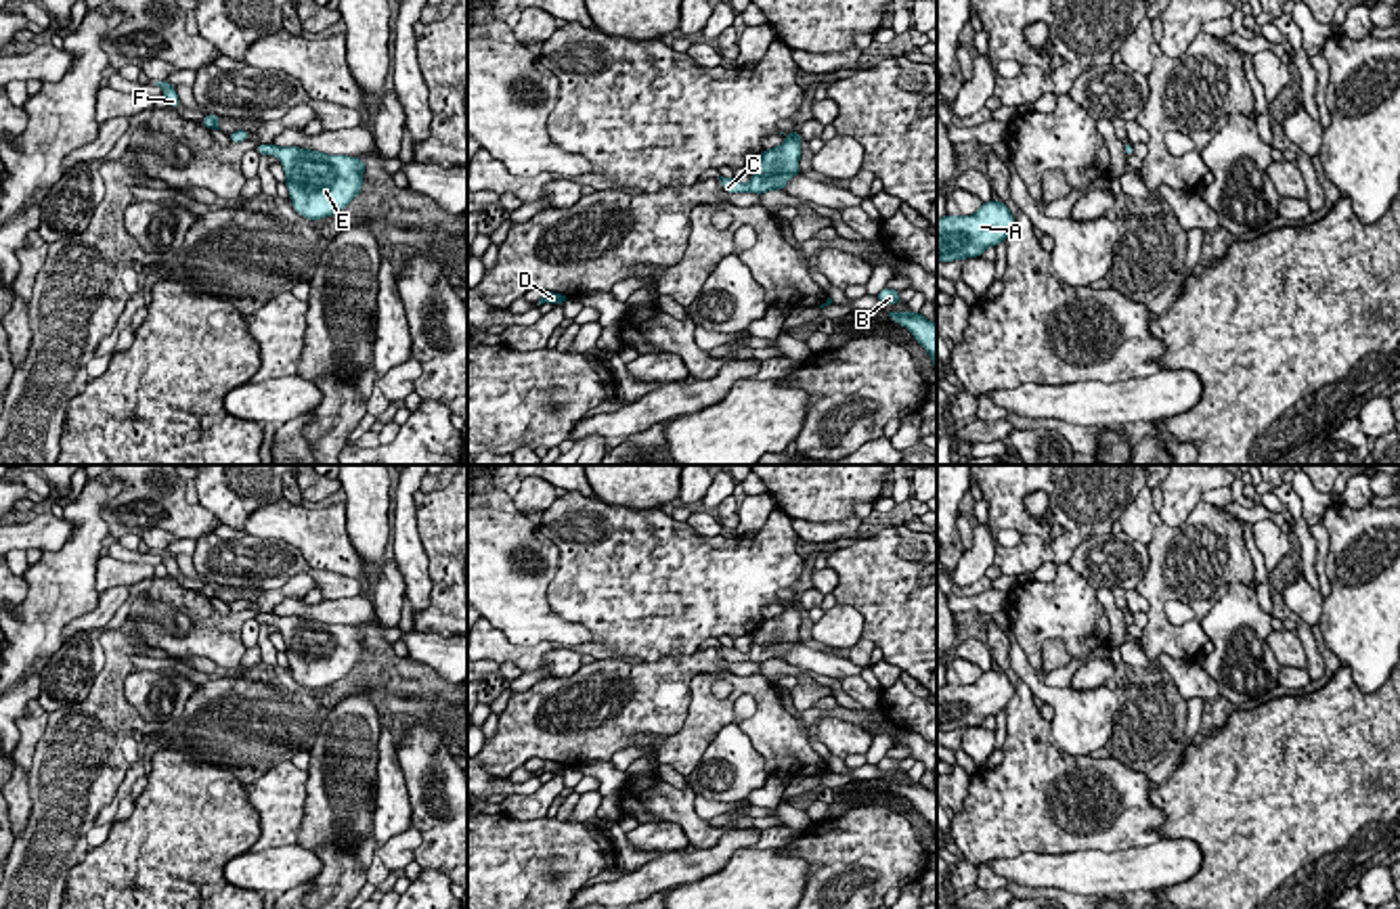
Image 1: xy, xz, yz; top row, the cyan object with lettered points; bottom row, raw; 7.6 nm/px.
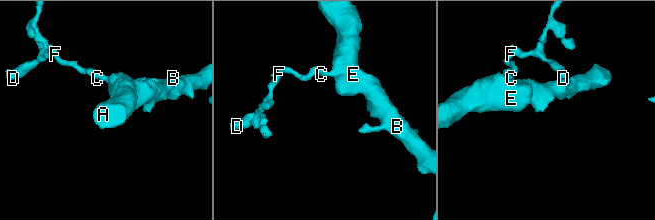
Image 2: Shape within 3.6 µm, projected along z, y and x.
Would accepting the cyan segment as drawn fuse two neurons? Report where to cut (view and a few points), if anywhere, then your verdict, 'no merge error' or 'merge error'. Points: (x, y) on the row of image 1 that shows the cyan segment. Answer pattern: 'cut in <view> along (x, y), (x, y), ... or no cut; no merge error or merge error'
no cut; no merge error

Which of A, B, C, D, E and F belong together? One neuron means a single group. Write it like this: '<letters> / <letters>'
A B C D E F

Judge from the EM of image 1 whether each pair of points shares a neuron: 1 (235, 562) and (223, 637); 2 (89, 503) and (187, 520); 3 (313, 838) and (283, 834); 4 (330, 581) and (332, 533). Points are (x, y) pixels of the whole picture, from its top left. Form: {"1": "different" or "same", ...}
{"1": "different", "2": "different", "3": "different", "4": "different"}

